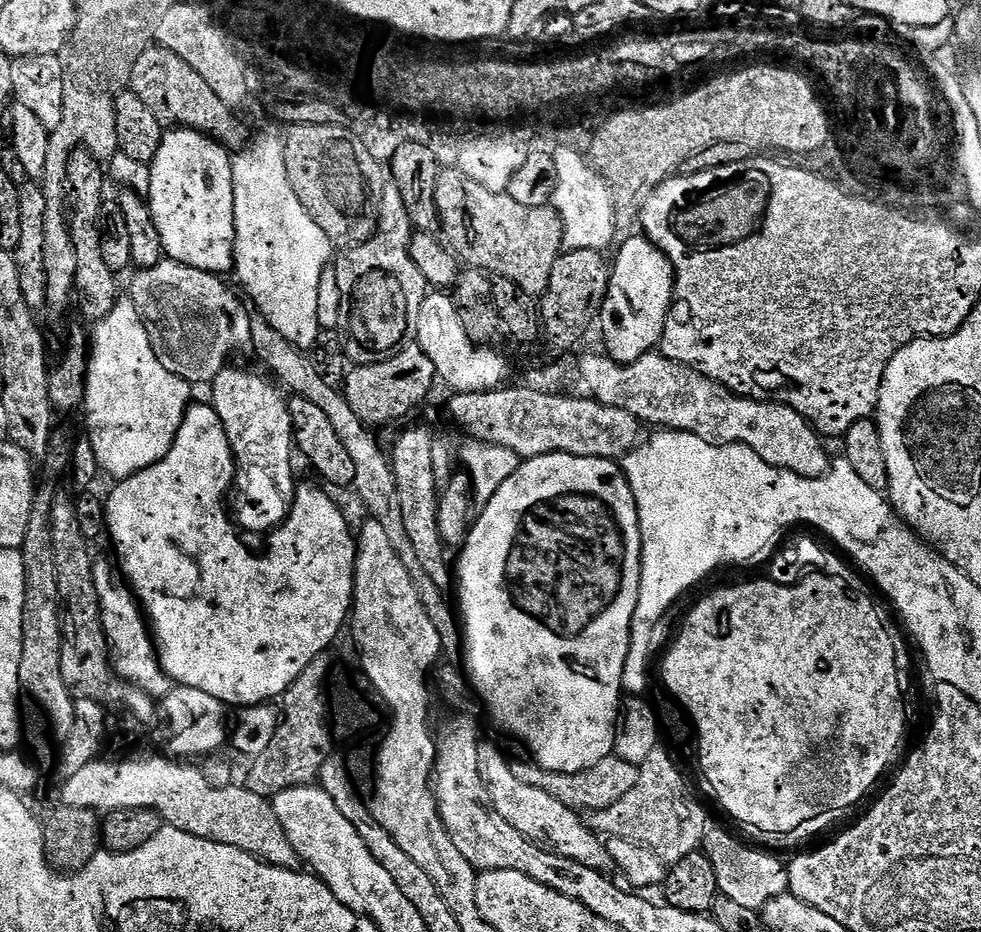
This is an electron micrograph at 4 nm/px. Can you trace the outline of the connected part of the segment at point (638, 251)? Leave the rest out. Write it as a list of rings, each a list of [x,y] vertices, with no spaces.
[[[633,234],[623,241],[620,249],[617,247],[616,260],[611,261],[610,267],[612,277],[608,283],[608,293],[604,299],[604,305],[598,317],[598,328],[604,331],[603,351],[612,360],[617,360],[619,364],[629,364],[638,362],[638,358],[648,355],[659,345],[668,311],[672,309],[672,291],[676,285],[676,276],[672,273],[672,264],[666,258],[658,246],[650,243],[647,236],[643,234]]]

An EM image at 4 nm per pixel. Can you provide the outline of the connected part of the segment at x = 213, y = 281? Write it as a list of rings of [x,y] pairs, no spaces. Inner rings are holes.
[[[163,259],[159,264],[149,268],[141,268],[135,273],[132,280],[132,292],[130,299],[138,310],[138,314],[144,320],[146,330],[150,334],[150,342],[154,346],[154,354],[178,378],[187,380],[193,386],[211,385],[216,375],[223,368],[229,367],[231,358],[235,352],[243,348],[251,349],[252,345],[252,321],[248,316],[249,305],[239,300],[215,272],[203,272],[197,268],[191,268],[180,264],[176,260]]]

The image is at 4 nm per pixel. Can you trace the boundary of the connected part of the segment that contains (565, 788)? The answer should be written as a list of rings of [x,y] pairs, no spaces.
[[[615,754],[602,758],[602,762],[581,772],[548,772],[535,762],[527,763],[516,762],[511,765],[514,774],[518,774],[518,782],[526,782],[526,786],[538,786],[538,790],[546,790],[546,794],[558,798],[562,806],[570,806],[581,814],[606,810],[614,806],[618,798],[623,798],[625,794],[630,794],[630,790],[634,790],[634,782],[638,782],[640,773],[637,765],[626,762]]]

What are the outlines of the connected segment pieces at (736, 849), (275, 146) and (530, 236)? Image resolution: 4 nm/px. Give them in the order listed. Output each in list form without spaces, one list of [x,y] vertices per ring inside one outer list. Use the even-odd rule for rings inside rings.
[[[724,828],[705,831],[702,850],[714,865],[714,878],[718,878],[719,895],[738,902],[738,906],[746,906],[762,910],[770,898],[778,898],[789,891],[789,869],[776,856],[768,852],[759,852],[748,844],[743,844],[736,836],[731,836]]]
[[[278,135],[276,136],[260,136],[256,141],[253,139],[251,144],[248,147],[245,147],[243,150],[237,151],[235,155],[232,156],[232,177],[234,178],[234,226],[236,227],[236,245],[234,246],[234,276],[237,276],[240,279],[240,284],[245,288],[246,291],[252,295],[251,303],[254,305],[256,303],[256,308],[259,315],[266,321],[270,322],[270,326],[274,326],[274,330],[278,330],[278,334],[282,334],[282,338],[286,338],[286,342],[290,342],[294,345],[294,347],[301,350],[312,350],[315,349],[316,339],[318,338],[318,334],[322,331],[320,327],[320,323],[318,322],[318,286],[322,282],[322,274],[330,267],[330,261],[334,256],[334,249],[332,243],[330,242],[330,238],[326,238],[326,234],[322,234],[322,226],[318,226],[318,222],[314,222],[314,218],[310,218],[310,214],[305,208],[302,206],[302,202],[298,202],[298,194],[294,194],[294,186],[290,186],[290,182],[288,181],[288,175],[286,174],[286,162],[284,161],[284,142],[283,139]]]
[[[452,166],[445,167],[438,178],[438,214],[443,239],[465,265],[489,273],[493,277],[510,278],[510,282],[514,282],[531,296],[539,298],[544,295],[550,286],[554,262],[558,262],[564,248],[564,226],[555,207],[521,206],[514,202],[514,198],[510,198],[507,192],[486,190],[458,166]]]

